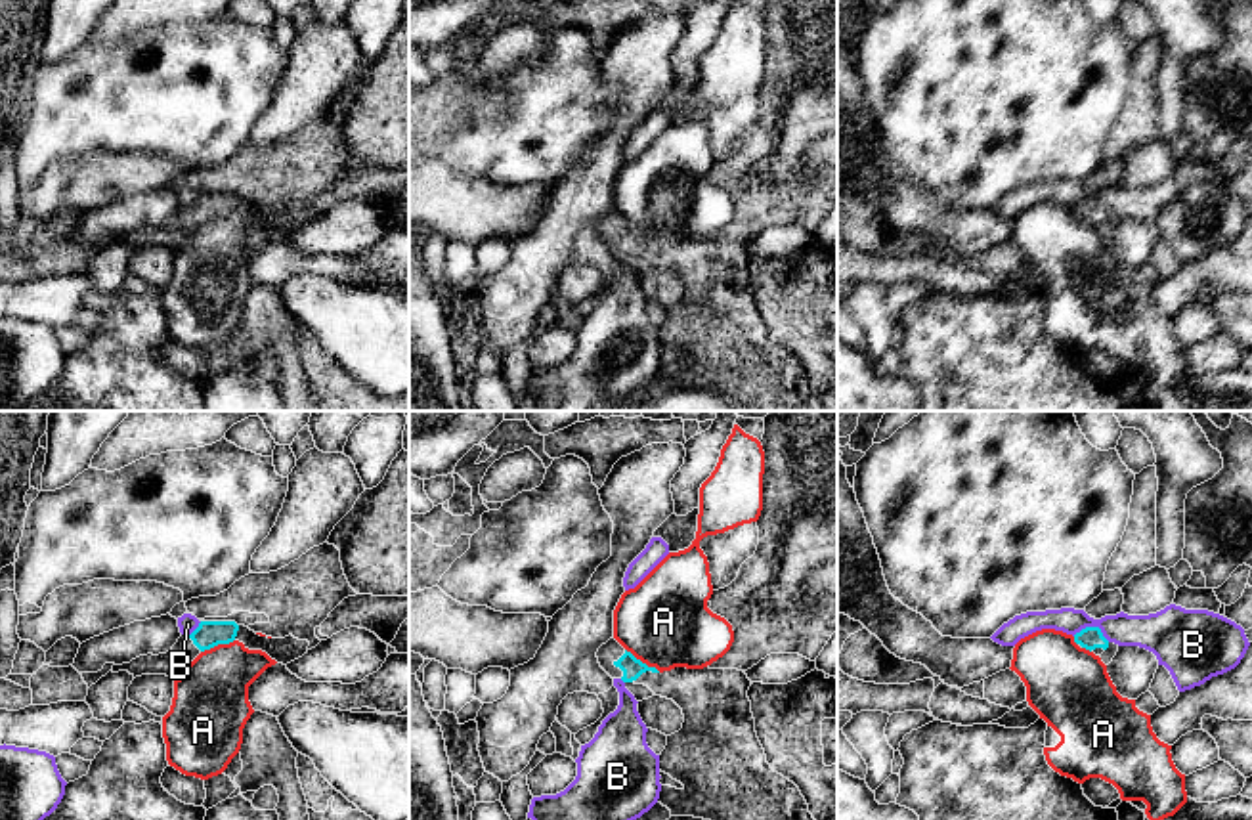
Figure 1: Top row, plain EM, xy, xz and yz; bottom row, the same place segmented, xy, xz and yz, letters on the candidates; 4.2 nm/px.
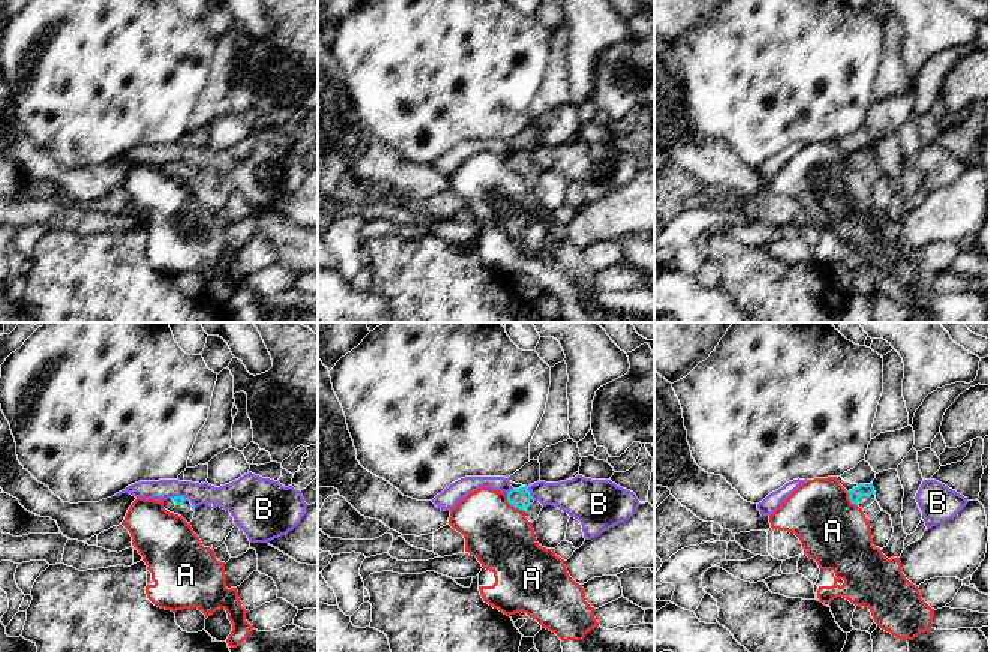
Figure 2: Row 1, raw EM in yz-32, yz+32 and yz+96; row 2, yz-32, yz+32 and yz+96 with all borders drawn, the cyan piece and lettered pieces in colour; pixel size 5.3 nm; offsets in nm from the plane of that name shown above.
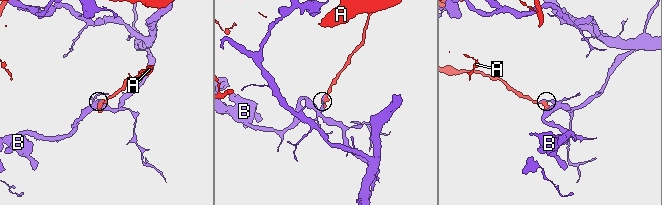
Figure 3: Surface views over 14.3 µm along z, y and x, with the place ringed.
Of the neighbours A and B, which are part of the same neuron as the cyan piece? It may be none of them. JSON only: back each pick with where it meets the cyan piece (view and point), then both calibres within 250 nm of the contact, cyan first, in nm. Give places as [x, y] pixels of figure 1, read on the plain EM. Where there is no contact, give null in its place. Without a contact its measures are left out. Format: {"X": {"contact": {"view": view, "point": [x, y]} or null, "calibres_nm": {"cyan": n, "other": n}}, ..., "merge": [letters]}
{"merge": []}

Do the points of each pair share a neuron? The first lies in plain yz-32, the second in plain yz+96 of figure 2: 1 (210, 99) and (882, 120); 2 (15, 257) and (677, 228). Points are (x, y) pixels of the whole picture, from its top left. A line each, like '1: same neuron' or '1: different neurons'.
1: different neurons
2: same neuron

